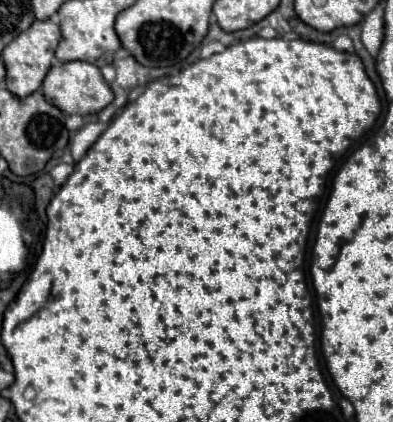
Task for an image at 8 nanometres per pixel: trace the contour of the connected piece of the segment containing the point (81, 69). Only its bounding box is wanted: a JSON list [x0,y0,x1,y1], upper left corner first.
[42,60,114,116]

